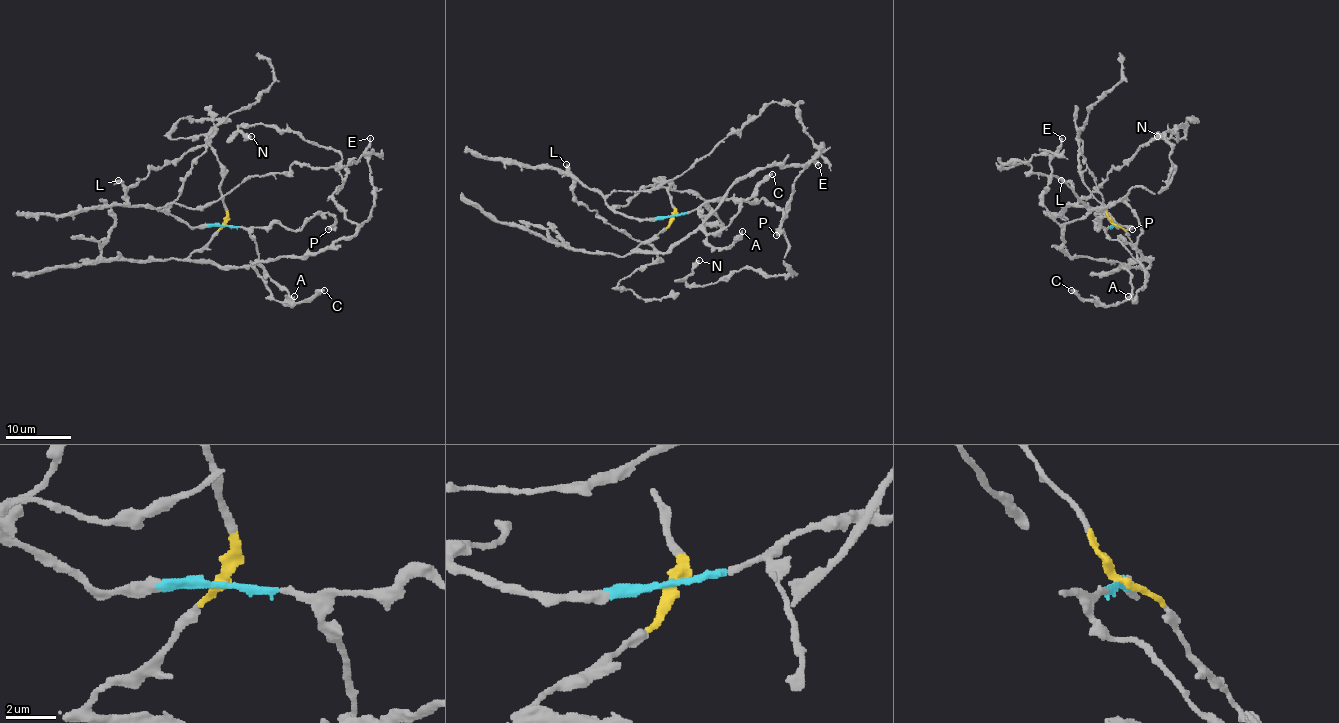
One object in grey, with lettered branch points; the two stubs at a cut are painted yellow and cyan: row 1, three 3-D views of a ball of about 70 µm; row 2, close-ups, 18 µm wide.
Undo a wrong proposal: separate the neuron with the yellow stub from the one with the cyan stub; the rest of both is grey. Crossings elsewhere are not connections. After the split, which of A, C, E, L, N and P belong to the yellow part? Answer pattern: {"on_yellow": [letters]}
{"on_yellow": ["C", "E", "N"]}

